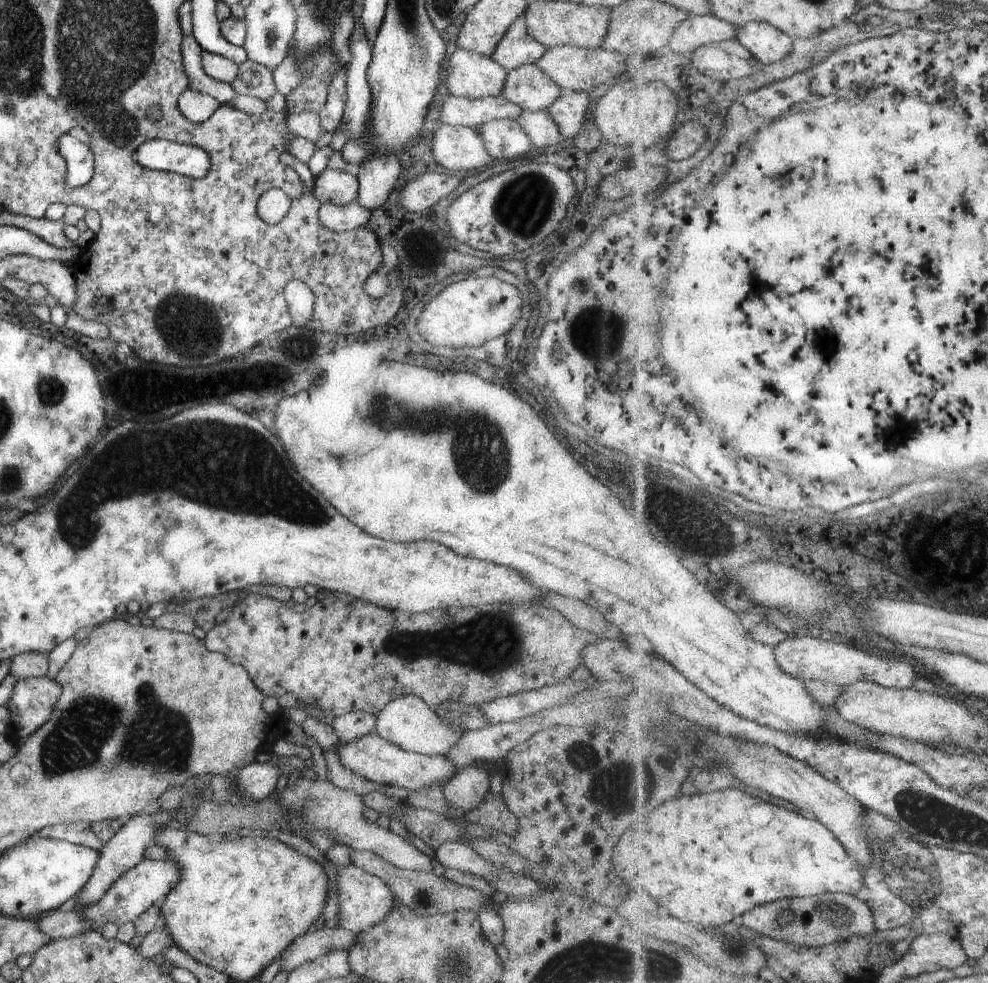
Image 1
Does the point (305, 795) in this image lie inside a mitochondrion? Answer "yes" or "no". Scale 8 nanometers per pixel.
yes

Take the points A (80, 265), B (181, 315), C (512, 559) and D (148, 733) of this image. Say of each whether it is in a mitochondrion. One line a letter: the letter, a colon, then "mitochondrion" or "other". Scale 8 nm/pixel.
A: other
B: mitochondrion
C: other
D: mitochondrion

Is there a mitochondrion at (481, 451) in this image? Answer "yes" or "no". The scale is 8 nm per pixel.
yes

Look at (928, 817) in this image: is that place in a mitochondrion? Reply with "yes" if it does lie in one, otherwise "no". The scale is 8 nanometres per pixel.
yes

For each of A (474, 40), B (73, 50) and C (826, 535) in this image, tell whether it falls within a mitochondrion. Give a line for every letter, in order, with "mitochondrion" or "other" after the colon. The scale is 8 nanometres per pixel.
A: other
B: mitochondrion
C: other

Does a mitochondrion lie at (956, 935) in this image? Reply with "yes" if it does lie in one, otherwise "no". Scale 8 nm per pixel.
no

